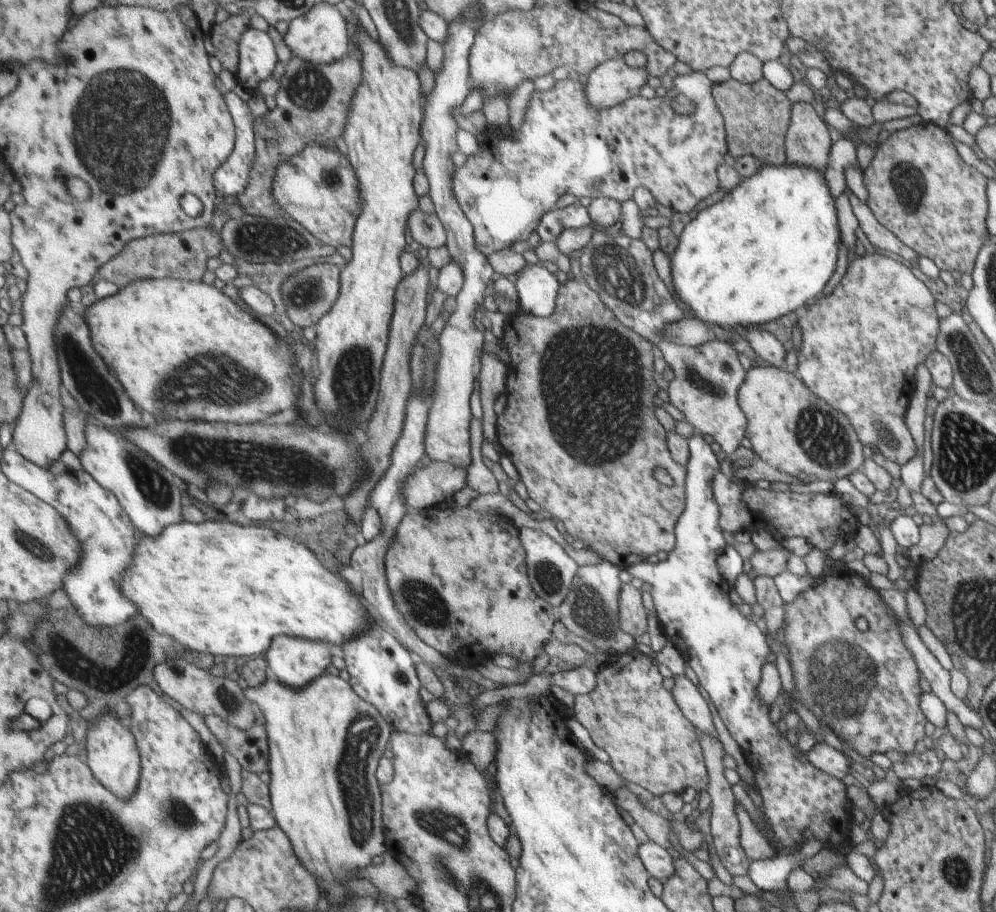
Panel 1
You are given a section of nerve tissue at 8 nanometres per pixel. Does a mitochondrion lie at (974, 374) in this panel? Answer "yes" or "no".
yes

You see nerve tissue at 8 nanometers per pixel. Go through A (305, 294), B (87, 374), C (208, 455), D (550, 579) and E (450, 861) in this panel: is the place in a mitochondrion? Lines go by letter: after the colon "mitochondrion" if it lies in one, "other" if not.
A: mitochondrion
B: mitochondrion
C: mitochondrion
D: mitochondrion
E: mitochondrion

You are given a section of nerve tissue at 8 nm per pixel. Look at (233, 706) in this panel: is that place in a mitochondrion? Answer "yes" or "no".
yes

